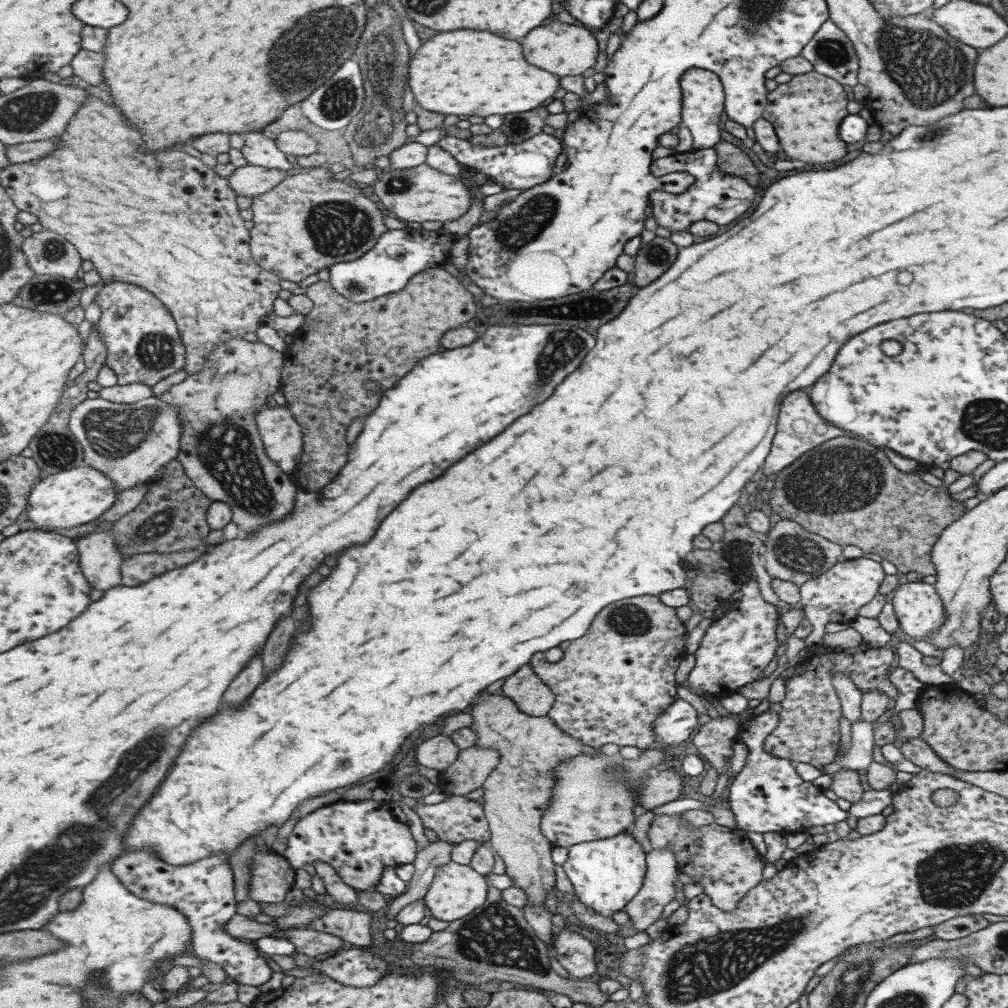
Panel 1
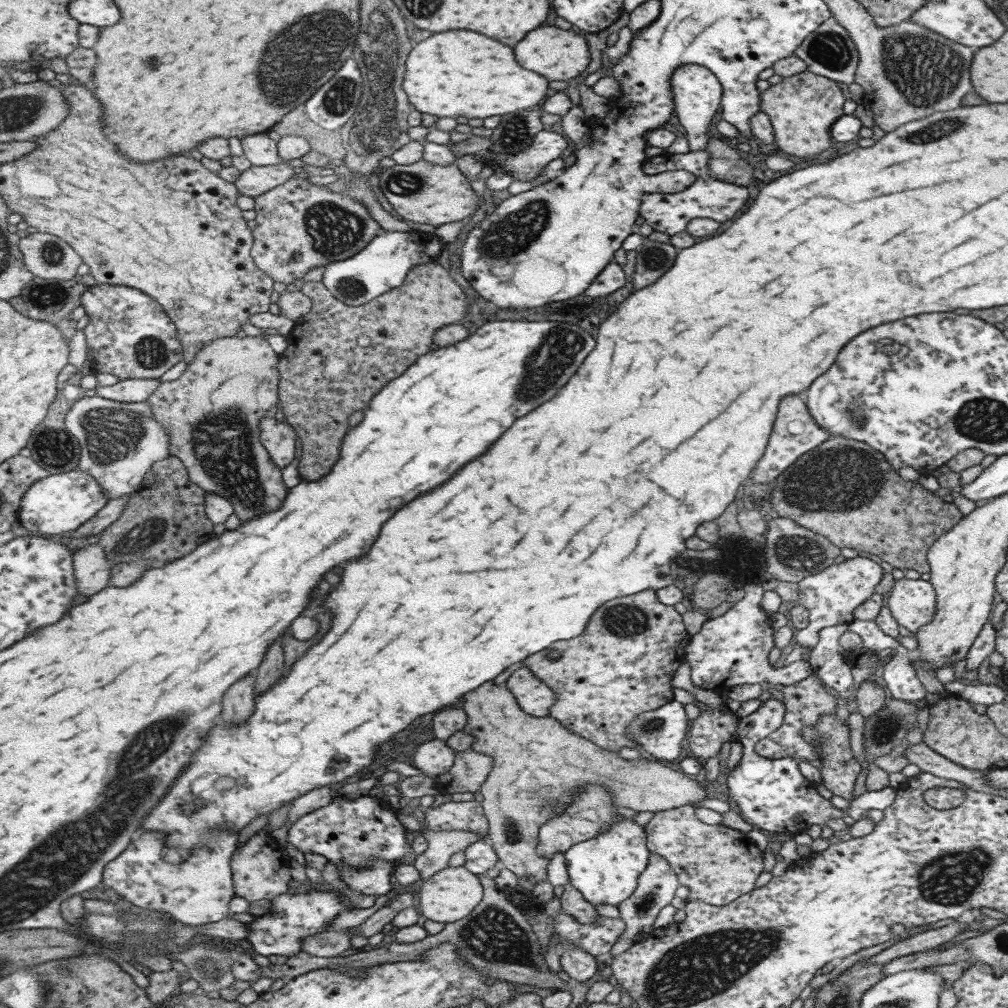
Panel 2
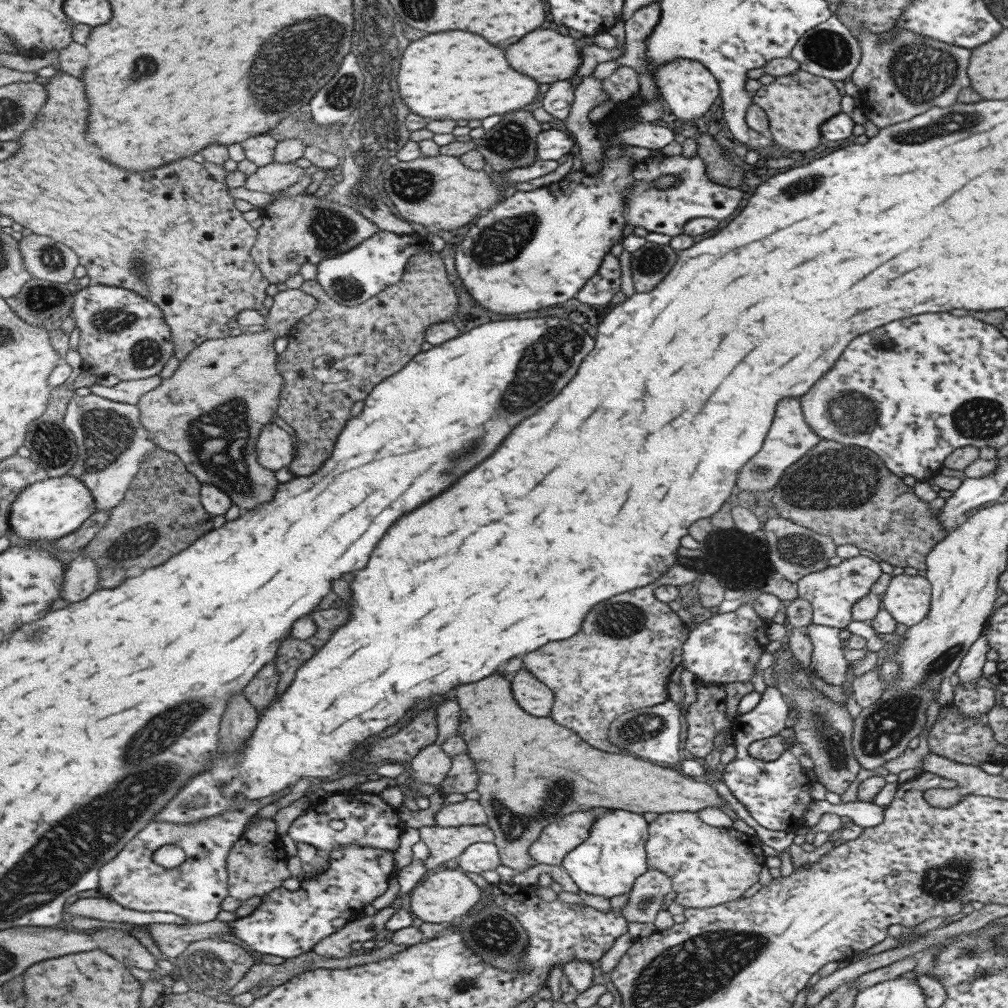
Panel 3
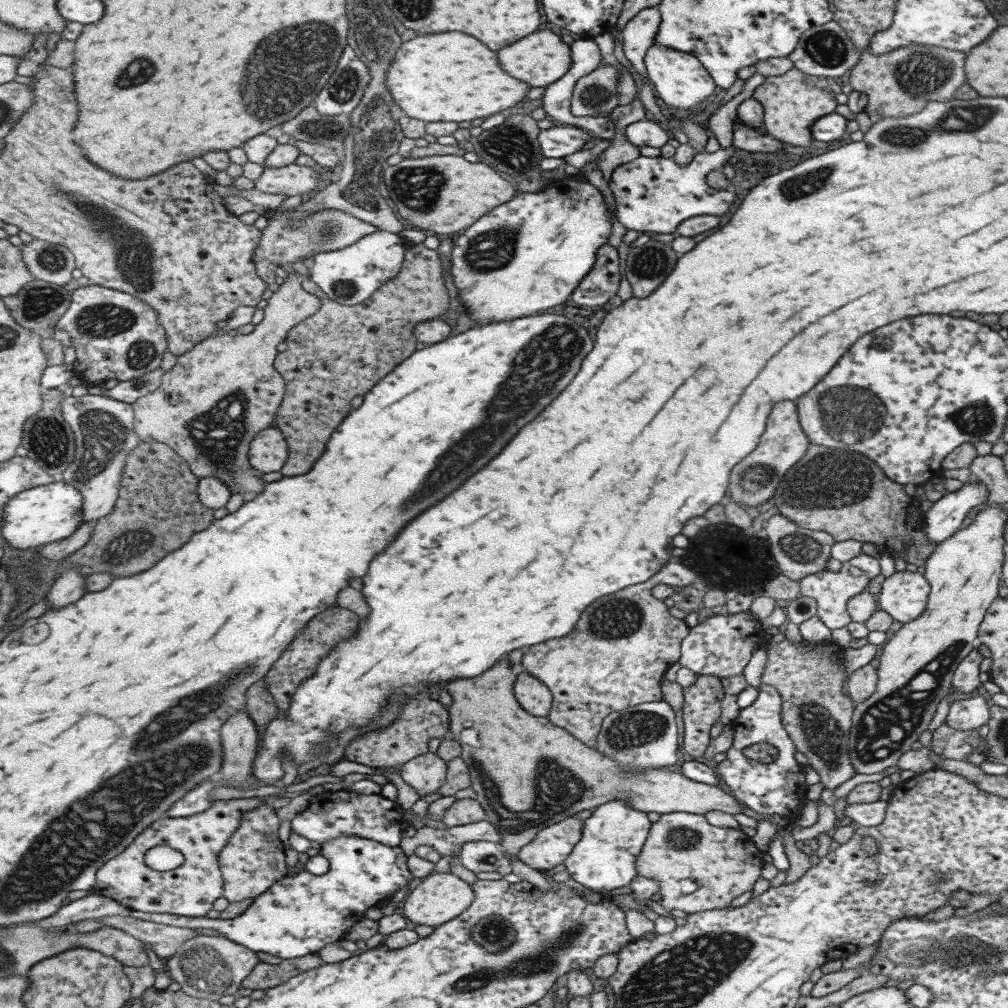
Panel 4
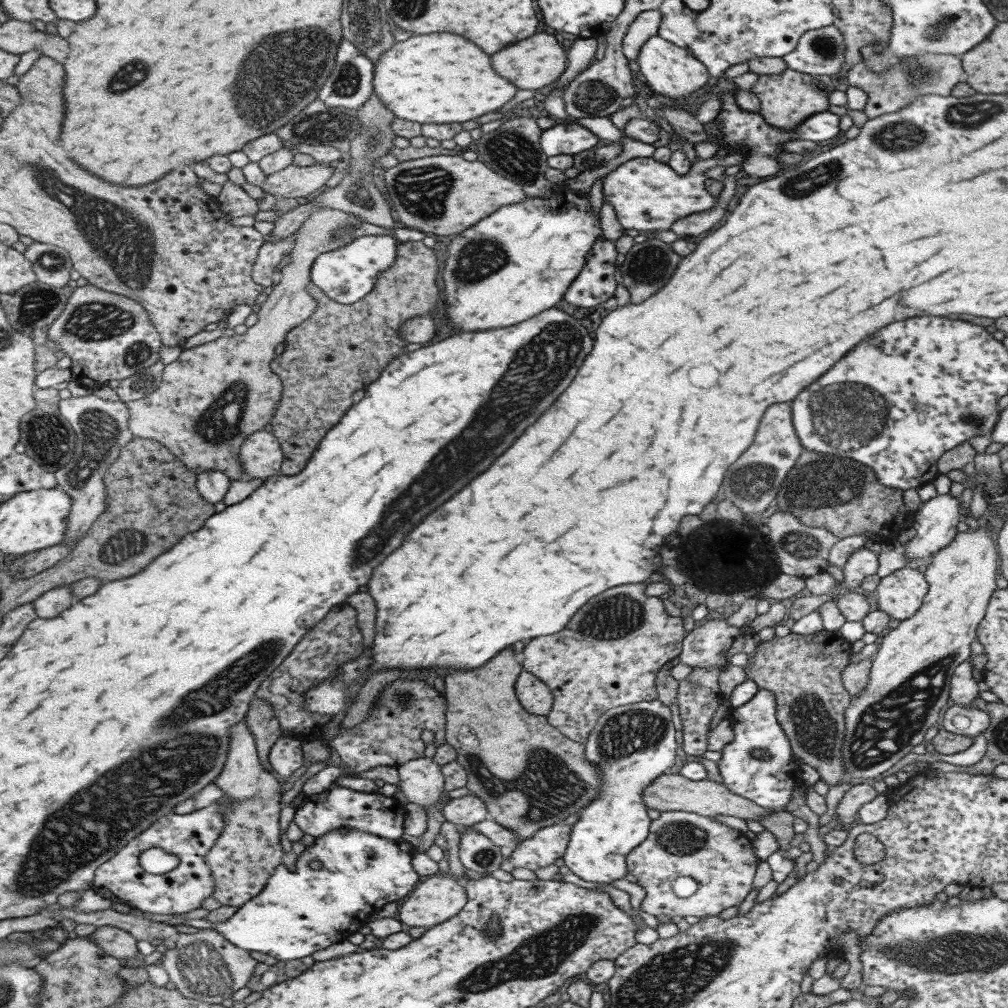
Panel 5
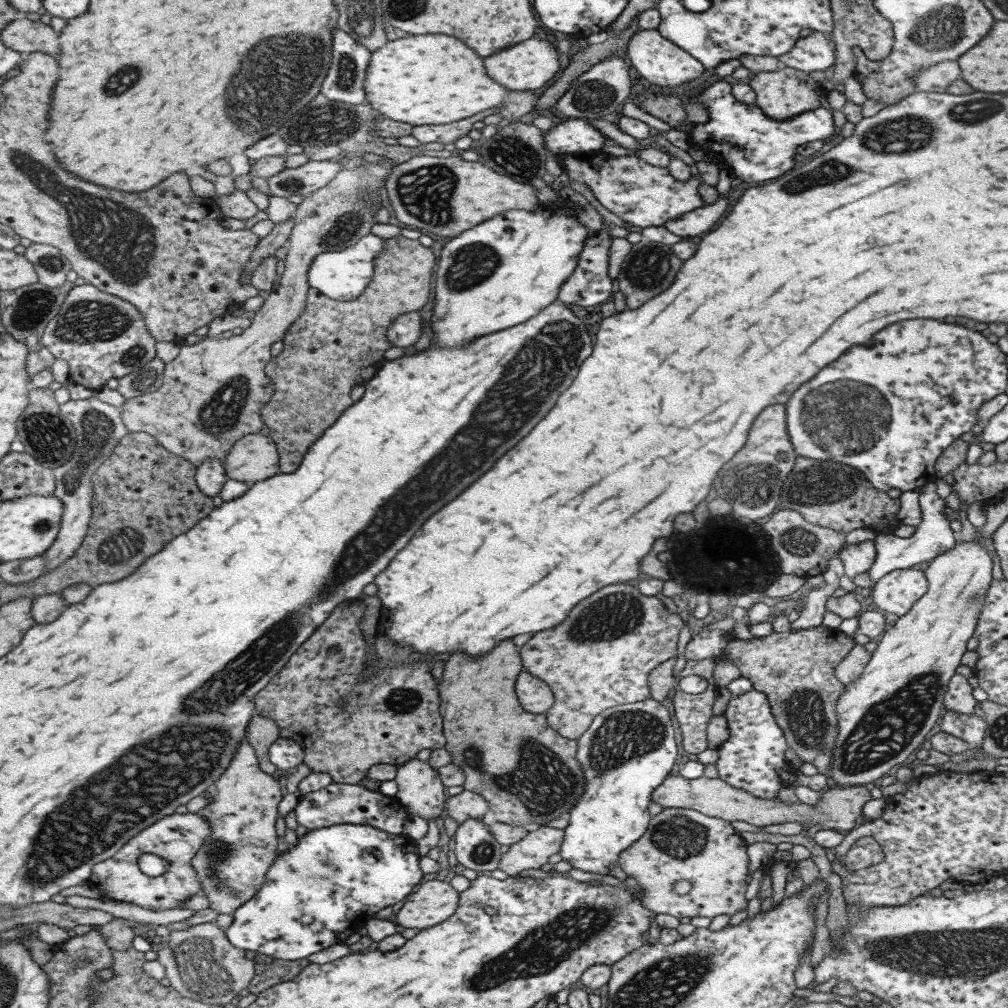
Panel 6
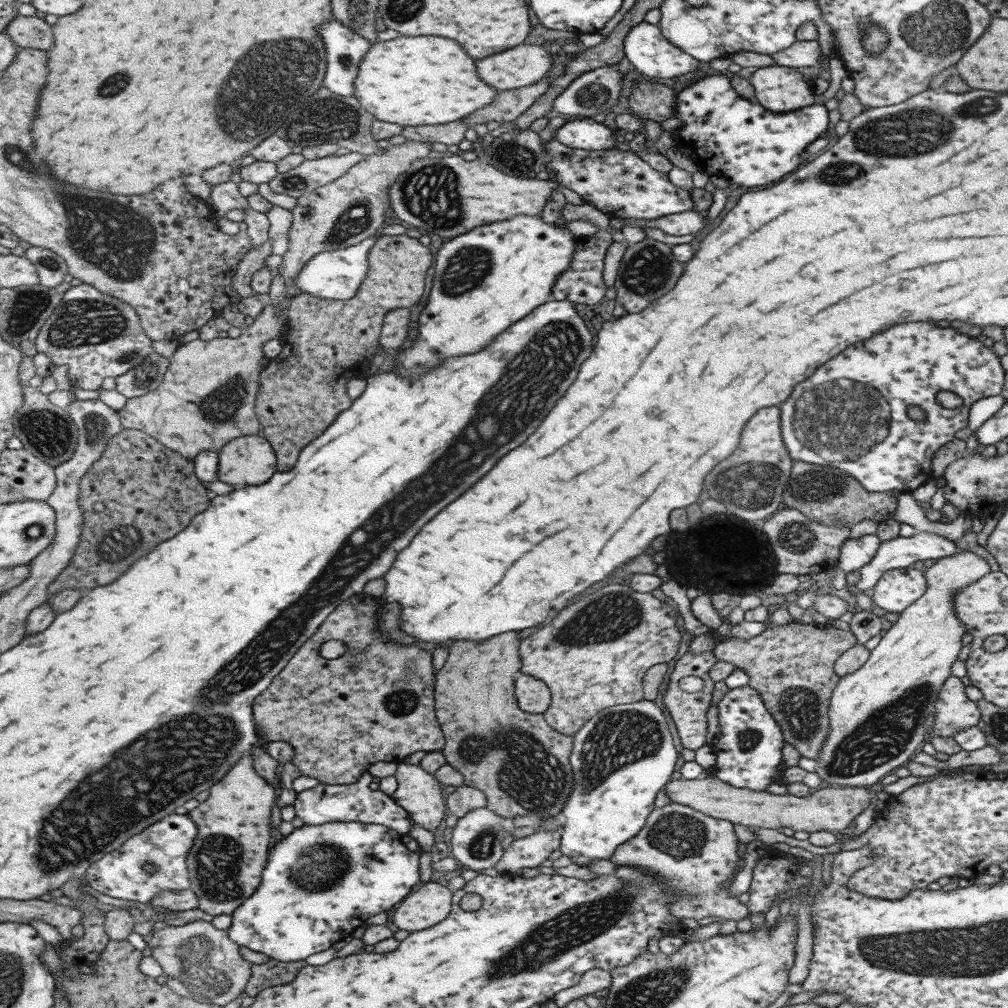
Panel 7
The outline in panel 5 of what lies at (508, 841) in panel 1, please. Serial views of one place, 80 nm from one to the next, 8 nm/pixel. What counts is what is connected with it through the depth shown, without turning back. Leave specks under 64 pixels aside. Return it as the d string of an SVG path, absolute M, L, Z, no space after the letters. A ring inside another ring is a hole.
M503 648L501 652L497 652L493 658L489 658L489 662L485 662L481 666L478 666L473 670L465 670L465 672L459 672L459 670L449 670L449 674L443 678L443 692L445 699L445 728L444 737L445 742L450 744L456 752L454 761L463 767L463 771L467 774L467 782L465 787L469 792L472 792L474 796L477 796L483 802L486 812L493 817L493 820L497 824L500 824L505 830L511 830L517 834L515 844L523 842L525 838L531 838L537 830L541 827L551 826L552 824L562 822L567 816L579 812L582 808L585 808L591 800L597 798L599 793L599 784L601 784L601 773L599 769L595 769L594 765L584 757L584 745L579 742L573 742L566 736L563 736L557 729L553 728L547 721L546 715L534 715L529 714L517 700L516 694L514 693L514 682L517 680L518 674L522 671L522 665L520 658L517 654L513 653L511 648ZM461 726L467 726L471 730L471 734L476 733L480 736L480 744L477 746L464 746L463 742L457 738L459 736L459 728ZM663 774L657 776L657 779L651 785L641 791L641 802L646 809L653 809L661 812L685 811L699 814L705 817L734 817L737 819L757 821L763 815L769 815L771 810L763 810L761 806L729 792L723 784L711 782L711 780L688 780L679 774Z

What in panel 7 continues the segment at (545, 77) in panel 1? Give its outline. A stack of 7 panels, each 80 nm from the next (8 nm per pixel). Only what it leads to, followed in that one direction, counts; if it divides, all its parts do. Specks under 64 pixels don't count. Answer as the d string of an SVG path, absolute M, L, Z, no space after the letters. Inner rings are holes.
M401 36L377 41L363 54L353 79L353 95L361 110L371 114L374 121L391 122L399 126L433 126L459 120L473 110L487 106L495 98L495 92L475 76L473 60L457 46L457 42L439 36Z

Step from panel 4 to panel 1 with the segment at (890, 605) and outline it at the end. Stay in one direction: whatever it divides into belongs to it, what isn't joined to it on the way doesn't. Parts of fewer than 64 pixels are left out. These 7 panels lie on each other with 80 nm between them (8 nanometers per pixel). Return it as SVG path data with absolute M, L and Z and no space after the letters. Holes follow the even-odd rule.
M922 581L897 584L888 600L899 628L909 636L926 638L944 621L941 599L932 584Z

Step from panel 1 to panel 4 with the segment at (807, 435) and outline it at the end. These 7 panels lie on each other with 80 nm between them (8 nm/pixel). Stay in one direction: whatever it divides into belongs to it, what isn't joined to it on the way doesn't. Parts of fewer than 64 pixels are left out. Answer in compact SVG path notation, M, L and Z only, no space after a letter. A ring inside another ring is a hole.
M777 402L769 412L769 418L765 422L765 432L757 442L755 450L747 454L741 462L737 462L737 466L733 466L733 470L729 472L729 484L726 490L729 491L731 502L739 502L745 508L759 506L771 498L784 474L805 454L809 445L809 439L805 437L797 421L795 404Z

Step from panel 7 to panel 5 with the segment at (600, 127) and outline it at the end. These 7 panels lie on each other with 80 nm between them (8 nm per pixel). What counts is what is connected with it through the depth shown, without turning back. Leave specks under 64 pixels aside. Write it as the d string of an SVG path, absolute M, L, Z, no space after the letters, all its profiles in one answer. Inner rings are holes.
M575 122L556 124L542 130L540 147L547 158L557 155L574 155L582 150L589 150L599 142L589 130Z

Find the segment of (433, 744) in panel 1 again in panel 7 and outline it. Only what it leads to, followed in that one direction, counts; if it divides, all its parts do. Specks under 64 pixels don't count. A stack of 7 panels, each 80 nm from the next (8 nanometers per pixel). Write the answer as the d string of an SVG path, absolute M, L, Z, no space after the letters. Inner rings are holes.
M399 762L394 774L397 789L393 792L393 801L407 812L413 823L419 824L429 833L434 834L435 841L440 840L441 822L445 817L446 809L443 805L445 793L441 792L439 782L433 775L425 773L419 765L409 765Z

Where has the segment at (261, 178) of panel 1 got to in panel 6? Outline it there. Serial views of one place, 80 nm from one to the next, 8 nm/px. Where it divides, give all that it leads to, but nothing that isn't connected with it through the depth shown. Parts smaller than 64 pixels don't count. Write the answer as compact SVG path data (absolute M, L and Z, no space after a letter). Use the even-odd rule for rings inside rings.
M324 160L307 161L295 168L283 168L277 174L266 179L267 192L273 197L289 198L295 194L295 196L304 198L314 190L325 186L342 168L346 167L348 166L342 166L338 161Z

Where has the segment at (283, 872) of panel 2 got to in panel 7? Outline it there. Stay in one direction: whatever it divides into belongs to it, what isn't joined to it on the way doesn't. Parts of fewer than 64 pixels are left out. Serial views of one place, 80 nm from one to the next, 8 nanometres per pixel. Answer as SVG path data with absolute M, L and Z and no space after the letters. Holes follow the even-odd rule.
M248 753L235 762L235 764L223 775L223 777L209 789L209 796L205 802L201 802L197 808L188 813L188 817L195 823L197 834L192 848L186 854L185 864L189 879L189 890L193 891L197 898L197 909L212 917L219 915L231 915L237 906L257 888L260 881L260 872L266 861L269 844L269 832L271 826L269 815L278 797L274 789L267 784L265 779L257 777L252 767L252 757Z

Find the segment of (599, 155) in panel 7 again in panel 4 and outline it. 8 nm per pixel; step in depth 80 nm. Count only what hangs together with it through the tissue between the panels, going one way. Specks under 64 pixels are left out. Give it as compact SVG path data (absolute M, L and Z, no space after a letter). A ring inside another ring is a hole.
M732 146L711 153L695 152L693 158L685 166L679 166L671 157L637 158L619 165L611 172L608 187L615 202L617 222L626 230L636 230L638 233L652 232L671 234L676 232L676 226L682 220L692 216L721 216L731 208L733 190L715 190L705 183L705 175L729 160L736 154Z

